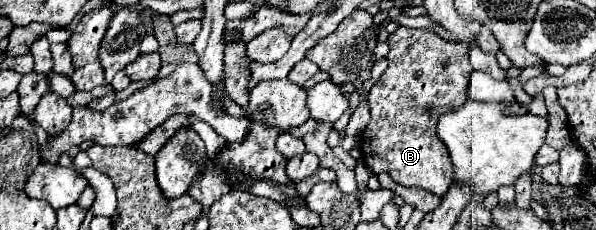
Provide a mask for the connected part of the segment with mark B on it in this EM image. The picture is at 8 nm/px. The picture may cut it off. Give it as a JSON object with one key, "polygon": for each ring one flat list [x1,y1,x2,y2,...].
{"polygon":[[399,27,387,43,389,65,369,91,371,119,359,137,365,165,375,173,387,171,393,181,405,187,423,187,443,197,451,185,453,165,445,143,437,135,437,119,459,109,467,99,469,47,449,43,433,31,409,27]]}

